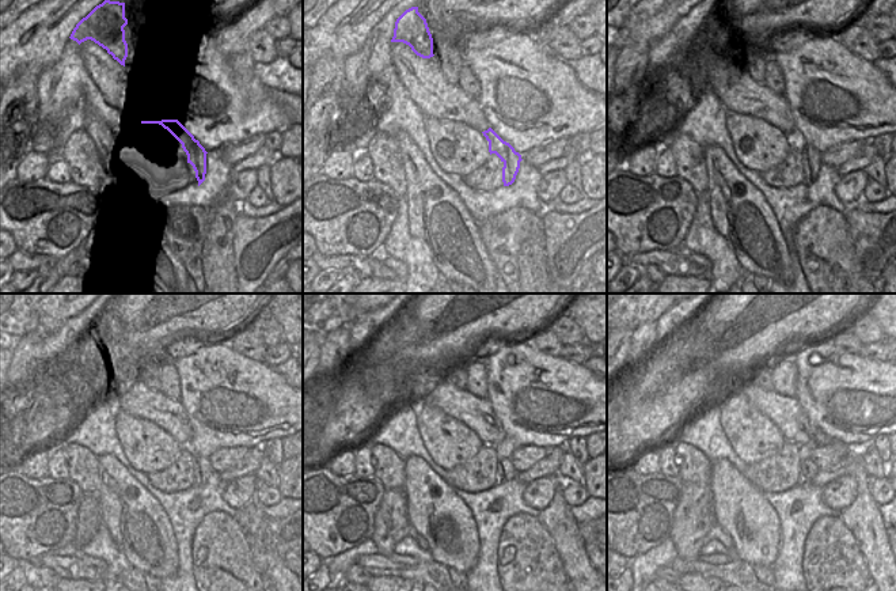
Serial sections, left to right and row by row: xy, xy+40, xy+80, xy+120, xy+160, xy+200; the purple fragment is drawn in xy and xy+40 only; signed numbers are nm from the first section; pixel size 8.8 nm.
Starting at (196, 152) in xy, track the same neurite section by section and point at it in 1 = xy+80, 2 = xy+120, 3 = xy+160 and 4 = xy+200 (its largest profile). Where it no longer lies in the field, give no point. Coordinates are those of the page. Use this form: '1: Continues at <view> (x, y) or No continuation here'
1: Continues at xy+80 (813, 158)
2: Continues at xy+120 (204, 462)
3: Continues at xy+160 (509, 473)
4: Continues at xy+200 (813, 470)

